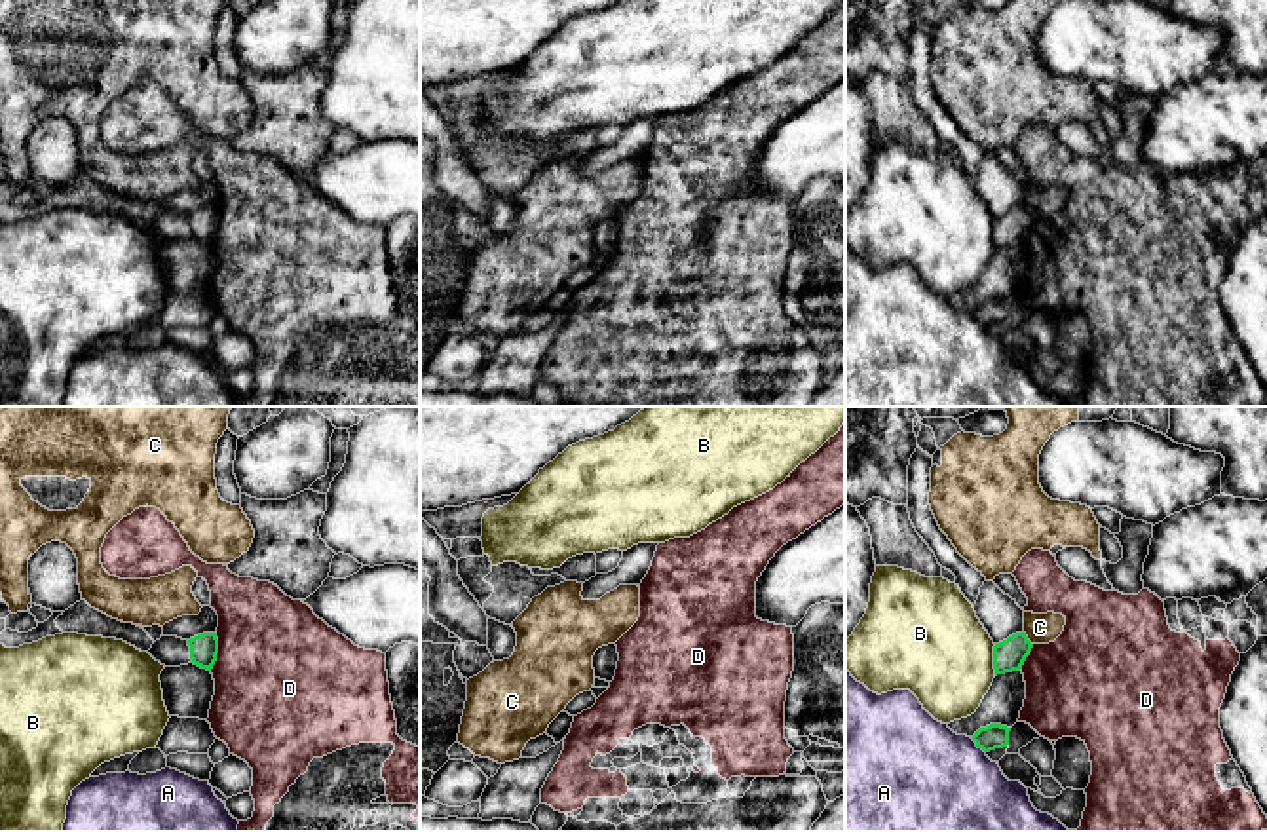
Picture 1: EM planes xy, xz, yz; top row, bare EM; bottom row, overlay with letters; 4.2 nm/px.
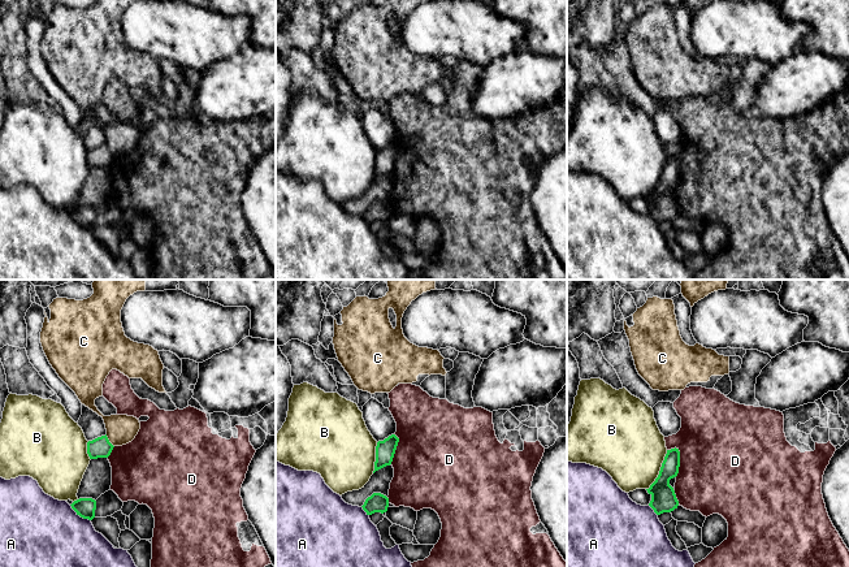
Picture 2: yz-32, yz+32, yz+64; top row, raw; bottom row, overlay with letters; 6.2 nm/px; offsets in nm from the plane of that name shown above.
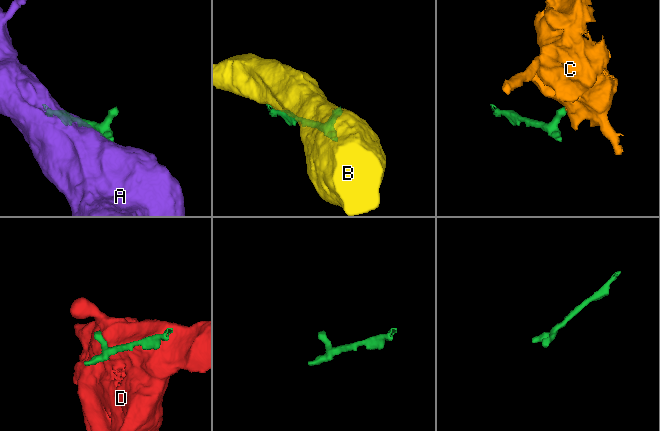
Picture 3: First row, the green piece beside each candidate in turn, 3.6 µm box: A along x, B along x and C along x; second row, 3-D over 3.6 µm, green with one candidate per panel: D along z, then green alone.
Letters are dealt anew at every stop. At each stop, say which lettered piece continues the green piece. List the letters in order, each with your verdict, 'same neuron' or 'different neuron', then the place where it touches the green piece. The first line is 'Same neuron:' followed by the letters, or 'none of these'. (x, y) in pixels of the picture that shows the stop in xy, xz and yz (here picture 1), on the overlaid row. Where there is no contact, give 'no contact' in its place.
Same neuron: none of these
A: different neuron | yz (979, 747)
B: different neuron | yz (994, 660)
C: different neuron | yz (1026, 639)
D: different neuron | xy (217, 650)

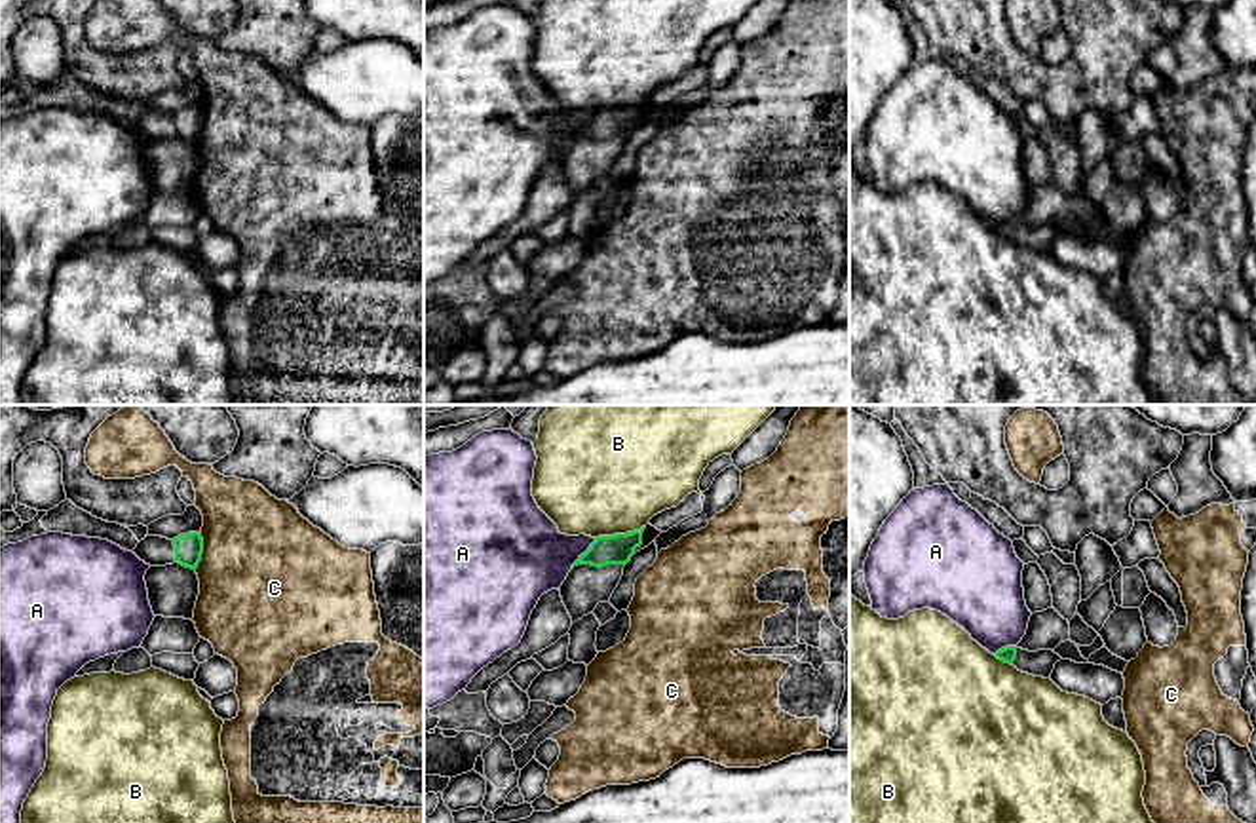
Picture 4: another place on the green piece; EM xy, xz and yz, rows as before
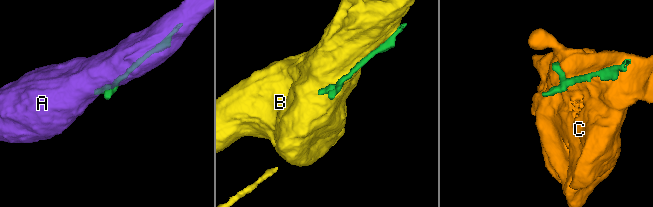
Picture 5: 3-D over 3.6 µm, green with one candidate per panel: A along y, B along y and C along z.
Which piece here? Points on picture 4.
Same neuron: none of these
A: different neuron | xz (584, 554)
B: different neuron | xz (620, 535)
C: different neuron | xy (202, 550)

